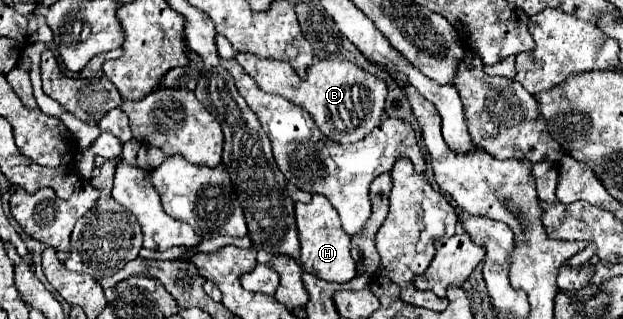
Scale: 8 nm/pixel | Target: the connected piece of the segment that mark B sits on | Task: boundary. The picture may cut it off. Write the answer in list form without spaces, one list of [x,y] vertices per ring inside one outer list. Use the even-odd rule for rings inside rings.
[[[238,53],[236,61],[246,69],[248,75],[252,75],[262,91],[286,97],[294,105],[306,109],[312,115],[316,127],[336,143],[356,143],[364,139],[380,123],[380,117],[384,113],[384,101],[388,93],[386,83],[360,67],[350,65],[348,61],[318,61],[306,69],[304,79],[298,77],[298,73],[286,61],[258,59],[250,53]]]

